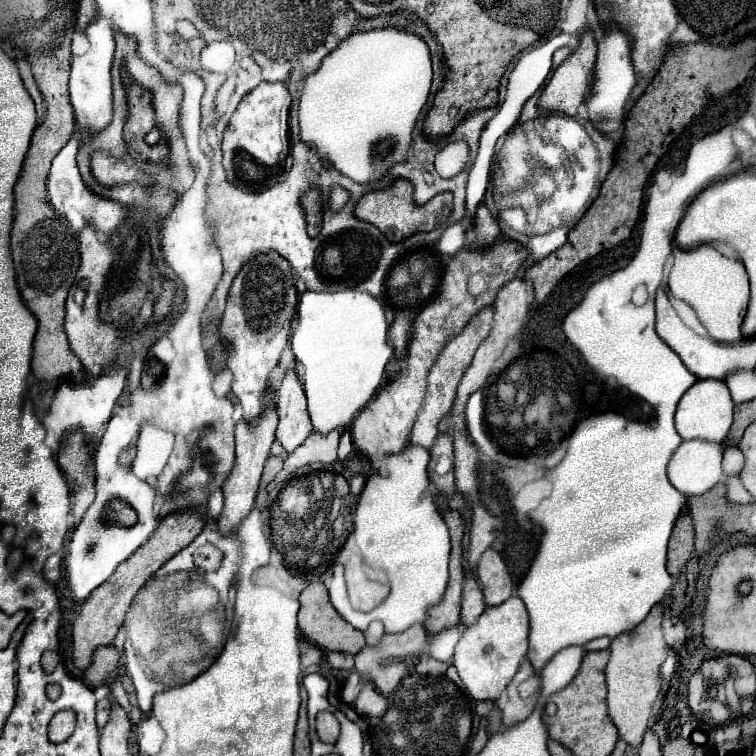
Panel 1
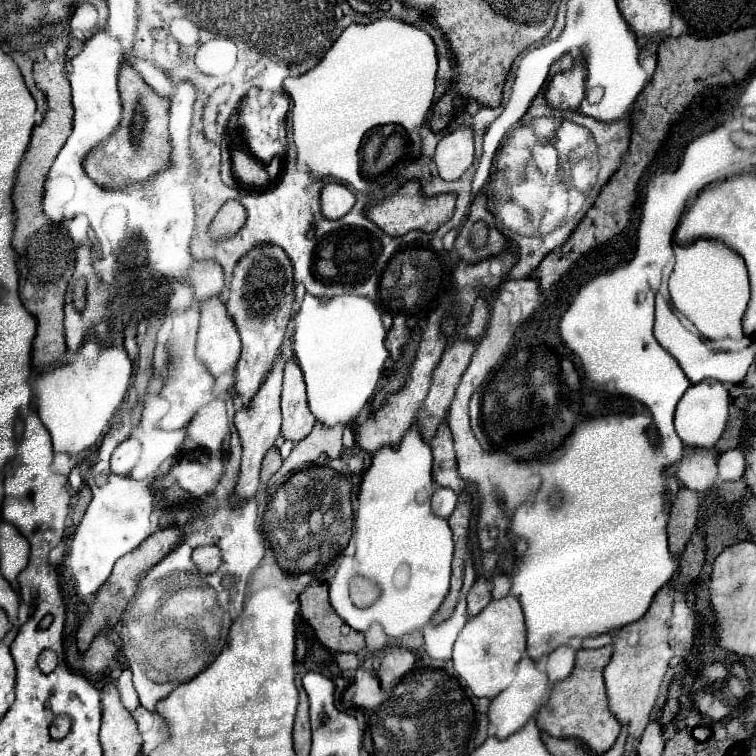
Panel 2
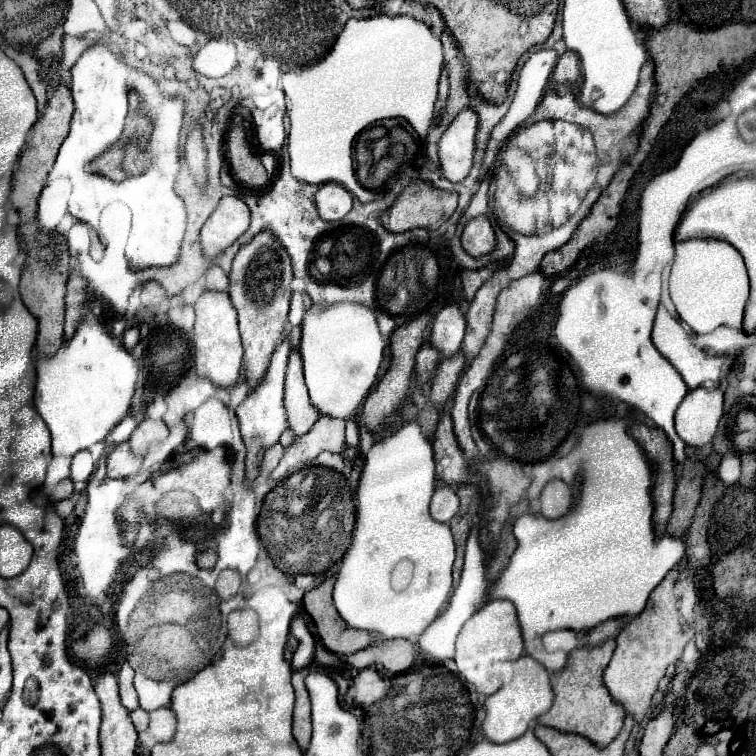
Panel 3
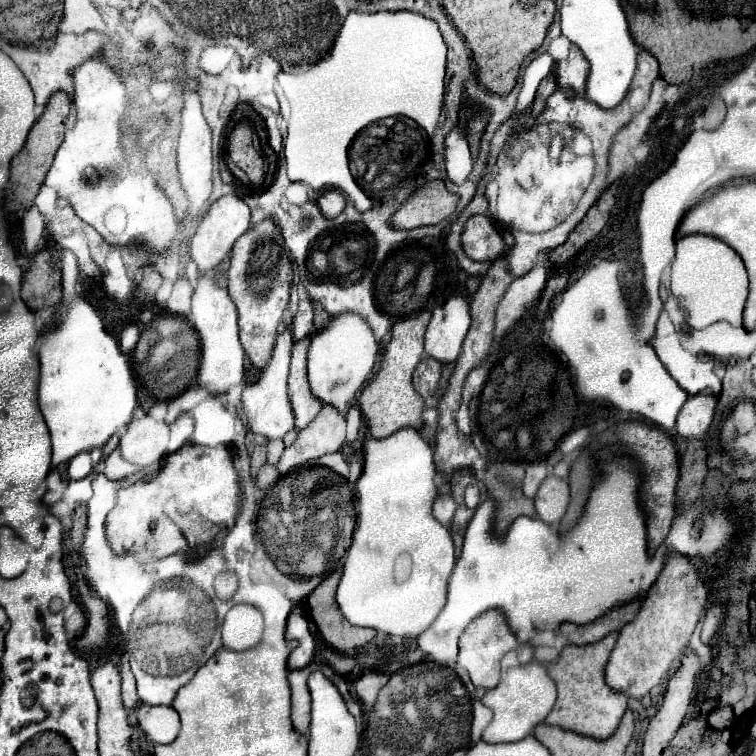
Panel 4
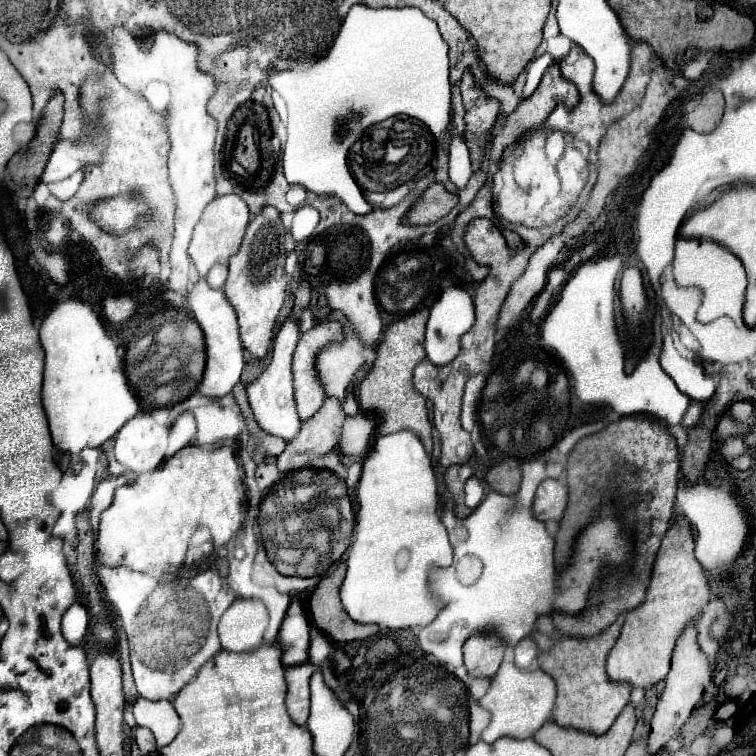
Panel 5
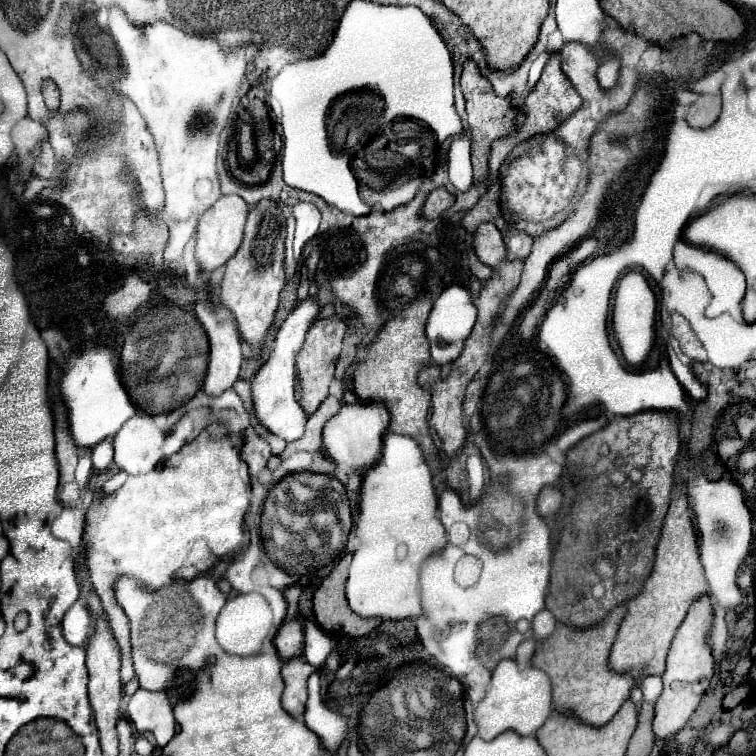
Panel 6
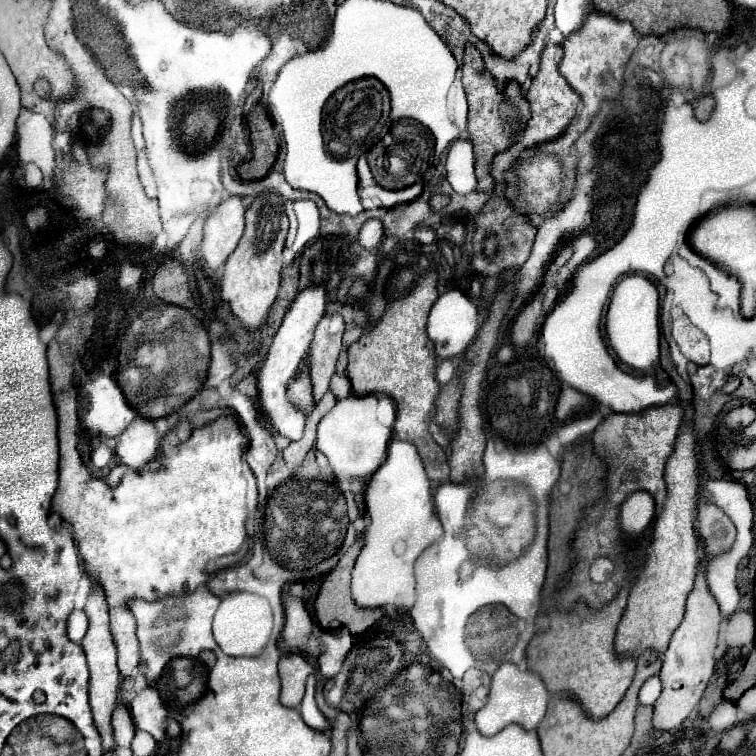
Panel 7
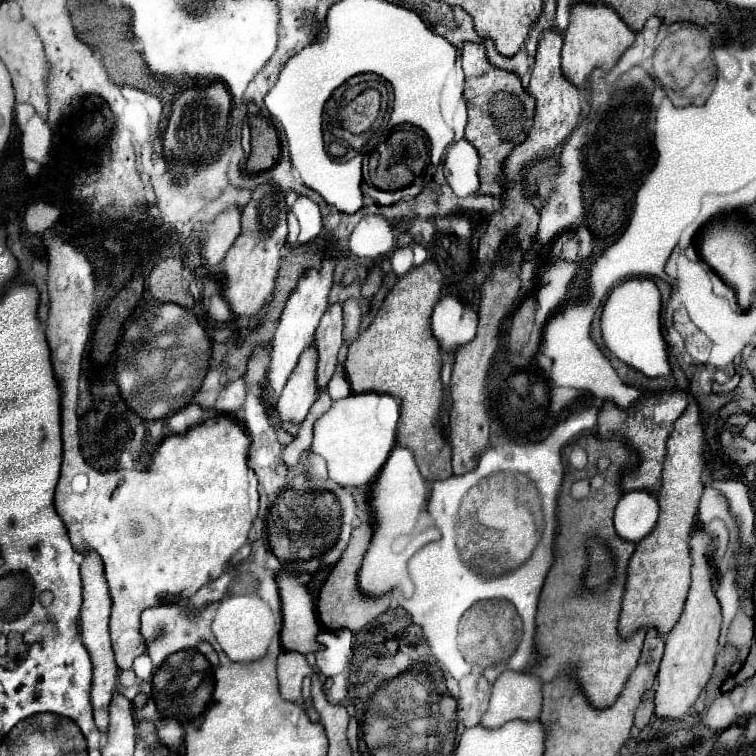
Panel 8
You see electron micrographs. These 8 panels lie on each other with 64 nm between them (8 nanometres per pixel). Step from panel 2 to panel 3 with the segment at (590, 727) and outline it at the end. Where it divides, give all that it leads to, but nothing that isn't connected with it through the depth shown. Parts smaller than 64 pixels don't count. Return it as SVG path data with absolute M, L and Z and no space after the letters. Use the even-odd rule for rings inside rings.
M610 638L596 648L576 648L570 652L568 666L562 672L550 676L554 702L552 702L552 708L548 710L548 714L540 716L538 724L548 726L558 732L570 732L570 734L584 736L584 738L592 740L592 744L598 748L608 746L618 736L626 714L624 714L624 708L620 708L620 706L616 706L616 702L612 702L612 696L608 694L608 690L602 682L602 672L612 658L614 646L616 646L616 642Z

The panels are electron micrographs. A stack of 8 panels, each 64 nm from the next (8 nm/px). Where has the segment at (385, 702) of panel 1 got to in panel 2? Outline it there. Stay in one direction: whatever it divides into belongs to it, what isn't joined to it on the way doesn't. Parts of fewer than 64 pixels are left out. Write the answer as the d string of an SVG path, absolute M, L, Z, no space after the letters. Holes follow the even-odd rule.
M360 666L356 670L356 678L354 678L354 686L356 686L356 694L354 694L354 704L360 710L378 710L380 704L386 698L386 692L380 688L378 678L374 676L374 672L370 668Z

